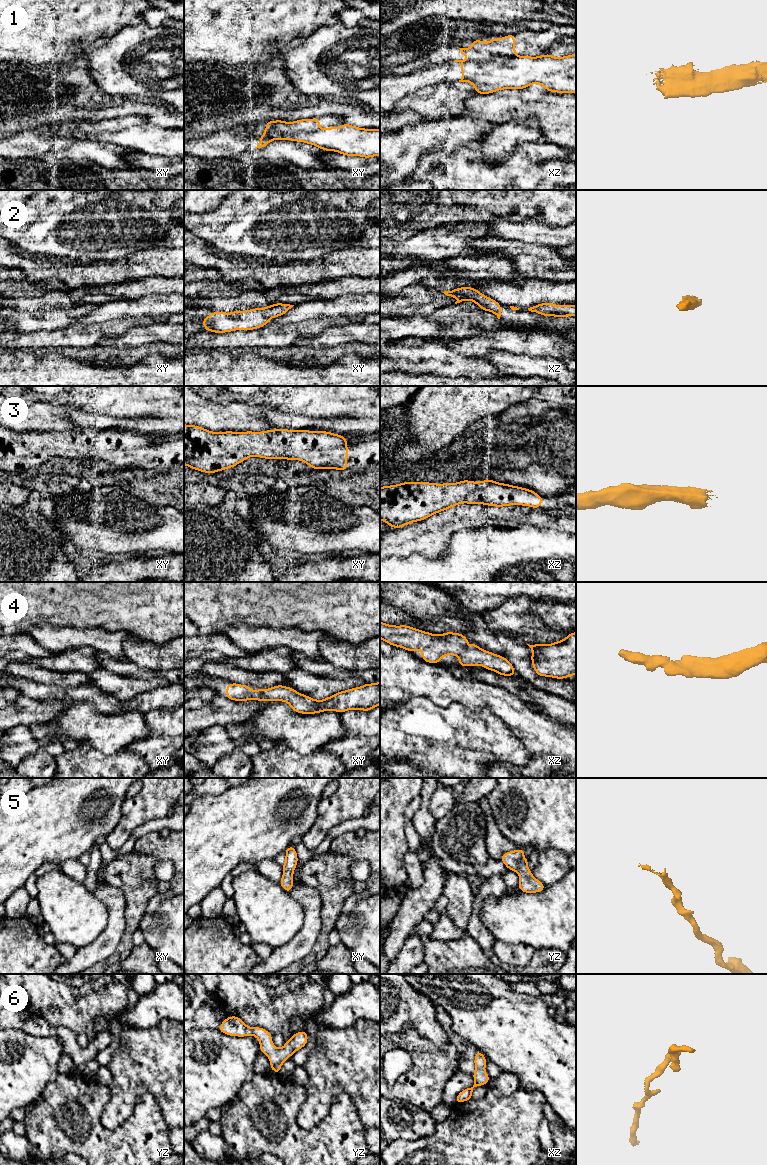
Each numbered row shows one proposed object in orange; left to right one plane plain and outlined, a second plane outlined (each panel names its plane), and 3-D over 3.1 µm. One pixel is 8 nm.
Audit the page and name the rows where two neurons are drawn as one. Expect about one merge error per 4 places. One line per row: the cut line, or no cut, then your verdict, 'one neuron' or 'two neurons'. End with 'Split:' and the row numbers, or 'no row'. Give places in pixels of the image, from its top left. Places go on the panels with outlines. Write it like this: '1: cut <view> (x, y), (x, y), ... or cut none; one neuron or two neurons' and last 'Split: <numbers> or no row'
1: cut xz (516, 55), (496, 57), (485, 62), (461, 62); two neurons
2: cut none; one neuron
3: cut none; one neuron
4: cut none; one neuron
5: cut none; one neuron
6: cut none; one neuron
Split: 1

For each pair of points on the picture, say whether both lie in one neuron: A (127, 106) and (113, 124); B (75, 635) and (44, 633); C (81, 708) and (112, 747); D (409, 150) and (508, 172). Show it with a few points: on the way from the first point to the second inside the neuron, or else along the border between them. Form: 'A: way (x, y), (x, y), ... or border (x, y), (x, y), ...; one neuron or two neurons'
A: border (142, 117), (105, 118), (95, 122); two neurons
B: way (67, 635), (52, 635); one neuron
C: way (85, 718), (104, 737); one neuron
D: border (448, 151), (432, 150), (424, 153), (411, 173); two neurons

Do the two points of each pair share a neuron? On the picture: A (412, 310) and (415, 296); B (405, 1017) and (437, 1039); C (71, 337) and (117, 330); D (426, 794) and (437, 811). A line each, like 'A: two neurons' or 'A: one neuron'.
A: one neuron
B: one neuron
C: one neuron
D: two neurons

